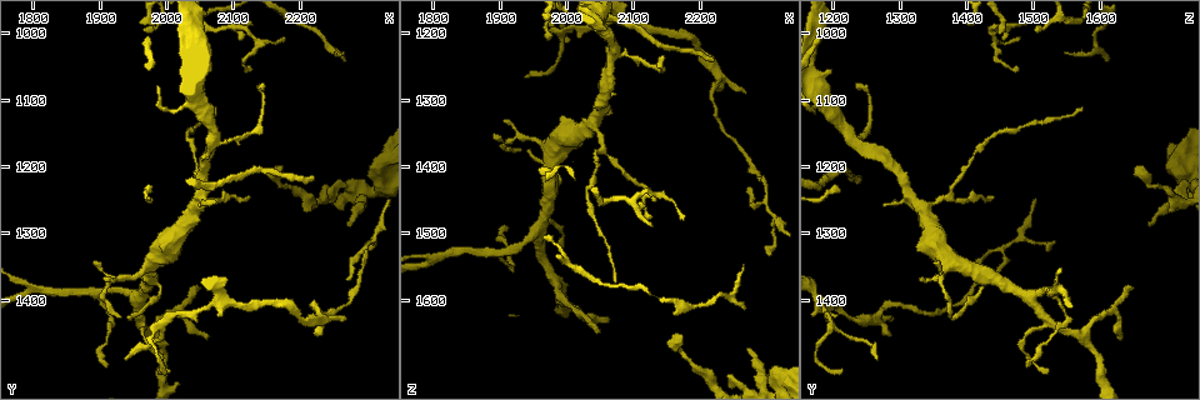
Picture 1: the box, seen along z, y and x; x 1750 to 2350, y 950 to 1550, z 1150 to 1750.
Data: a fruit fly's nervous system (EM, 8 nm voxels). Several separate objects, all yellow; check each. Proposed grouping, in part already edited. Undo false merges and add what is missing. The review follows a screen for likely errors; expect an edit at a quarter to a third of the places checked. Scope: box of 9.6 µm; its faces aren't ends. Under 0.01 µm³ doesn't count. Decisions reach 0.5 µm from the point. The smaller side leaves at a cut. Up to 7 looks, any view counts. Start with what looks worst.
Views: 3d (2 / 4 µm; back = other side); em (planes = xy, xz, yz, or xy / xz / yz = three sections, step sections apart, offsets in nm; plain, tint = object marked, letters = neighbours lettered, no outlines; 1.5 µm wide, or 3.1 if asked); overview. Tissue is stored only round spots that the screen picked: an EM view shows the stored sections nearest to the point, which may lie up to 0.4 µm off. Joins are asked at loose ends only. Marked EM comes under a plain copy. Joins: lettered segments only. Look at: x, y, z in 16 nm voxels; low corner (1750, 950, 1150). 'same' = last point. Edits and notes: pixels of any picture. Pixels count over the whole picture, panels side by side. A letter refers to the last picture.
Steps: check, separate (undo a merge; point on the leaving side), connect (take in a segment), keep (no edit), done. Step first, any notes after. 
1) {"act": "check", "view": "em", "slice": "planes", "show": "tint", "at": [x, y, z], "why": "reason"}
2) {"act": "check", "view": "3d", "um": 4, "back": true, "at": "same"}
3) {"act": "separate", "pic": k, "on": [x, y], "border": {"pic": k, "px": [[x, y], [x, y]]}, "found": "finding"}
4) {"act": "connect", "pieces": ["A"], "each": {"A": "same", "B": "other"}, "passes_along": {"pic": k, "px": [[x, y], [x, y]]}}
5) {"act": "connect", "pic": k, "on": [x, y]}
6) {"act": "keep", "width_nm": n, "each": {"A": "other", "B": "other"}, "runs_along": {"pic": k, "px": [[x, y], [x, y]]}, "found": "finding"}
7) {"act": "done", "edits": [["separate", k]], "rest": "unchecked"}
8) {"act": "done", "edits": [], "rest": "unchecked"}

{"act": "check", "view": "em", "slice": "xy", "step": 4, "show": "tint", "at": [2270, 1295, 1670], "why": "free end"}

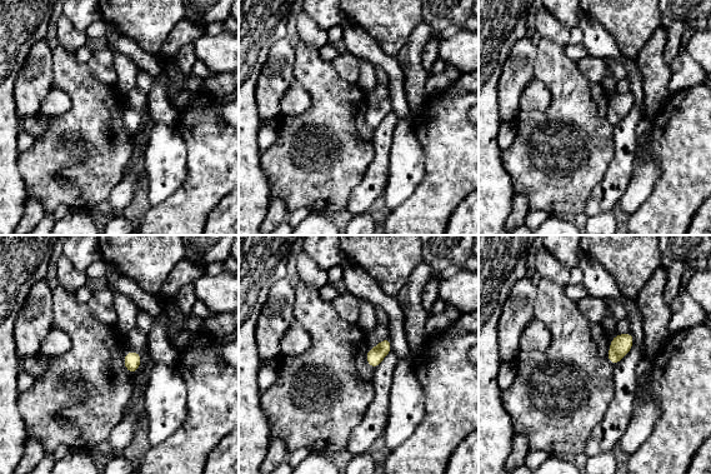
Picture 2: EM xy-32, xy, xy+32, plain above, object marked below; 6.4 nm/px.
{"act": "check", "view": "em", "slice": "planes", "show": "letters", "at": "same"}

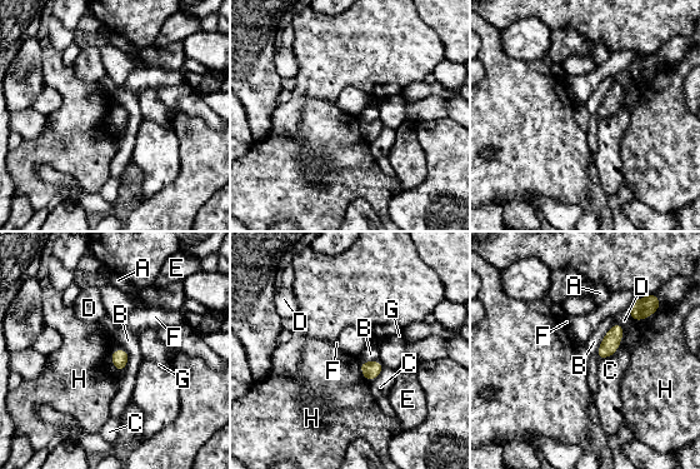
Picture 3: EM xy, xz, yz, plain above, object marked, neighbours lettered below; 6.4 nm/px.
{"act": "keep", "each": {"A": "other", "B": "other", "C": "other", "D": "other", "E": "other", "F": "other", "G": "other", "H": "other"}, "found": "none of them fits"}

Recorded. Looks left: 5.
{"act": "check", "view": "em", "slice": "planes", "show": "tint", "at": [1900, 1385, 1535], "why": "a fork"}

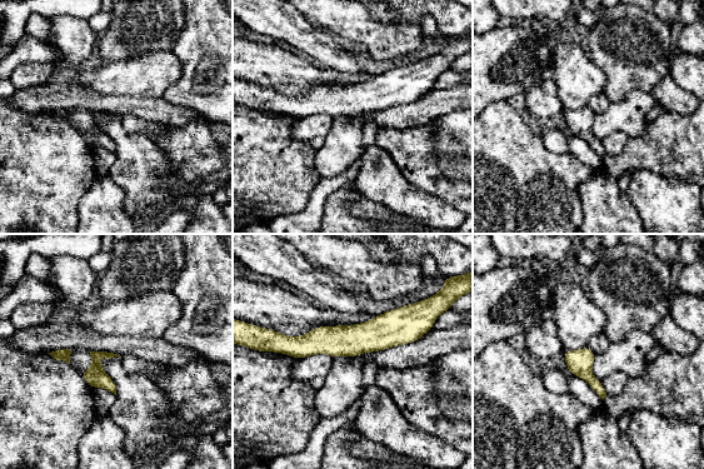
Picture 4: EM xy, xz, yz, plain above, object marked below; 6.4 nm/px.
{"act": "check", "view": "em", "slice": "planes", "show": "letters", "at": "same", "why": "what lies round it"}

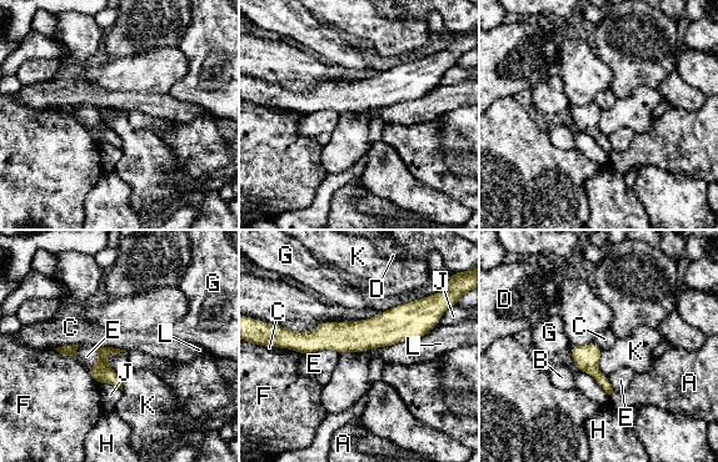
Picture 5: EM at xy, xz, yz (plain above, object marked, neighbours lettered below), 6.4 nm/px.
{"act": "keep", "each": {"A": "other", "B": "other", "C": "other", "D": "other", "E": "other", "F": "other", "G": "other", "H": "other", "J": "other", "K": "other", "L": "other"}, "border": {"pic": 5, "px": [[106, 351], [104, 357], [123, 390]]}, "found": "continuous, no second neuron"}

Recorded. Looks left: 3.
{"act": "check", "view": "em", "slice": "planes", "show": "letters", "at": [2050, 1260, 1275], "why": "an open end"}

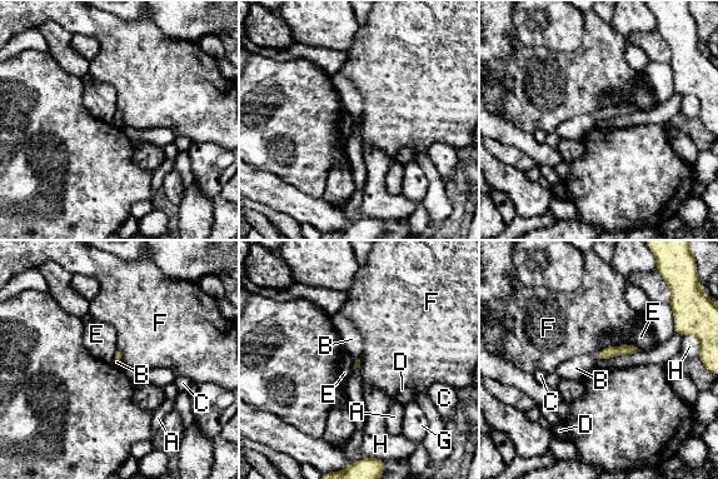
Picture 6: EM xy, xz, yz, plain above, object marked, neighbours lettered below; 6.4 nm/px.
{"act": "connect", "pieces": ["B"], "each": {"A": "other", "B": "same", "C": "other", "D": "other", "E": "other", "F": "other", "G": "other", "H": "other"}, "passes_along": {"pic": 6, "px": [[608, 352], [598, 358], [576, 368]]}, "found": "the neuron continues"}

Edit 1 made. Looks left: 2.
{"act": "done", "edits": [["connect", 6]], "rest": "unchecked"}

